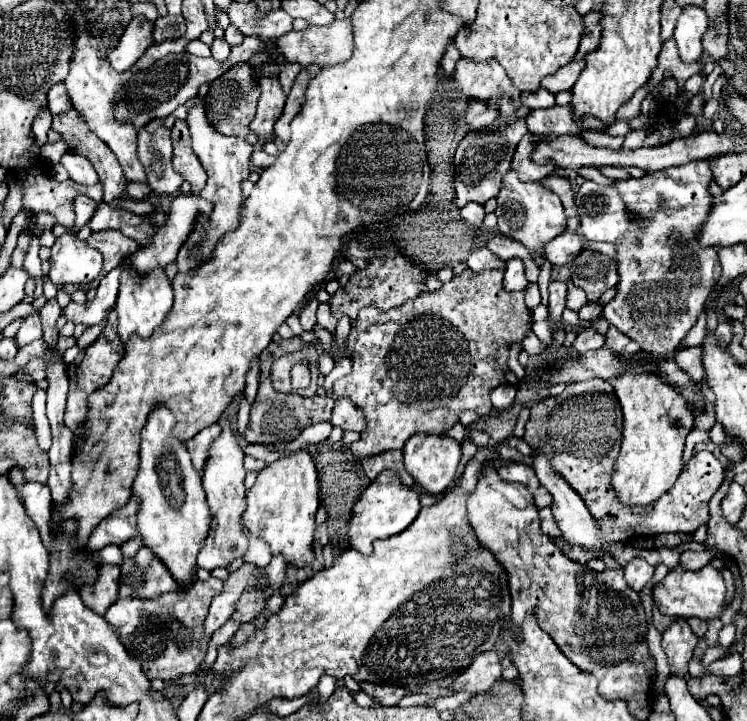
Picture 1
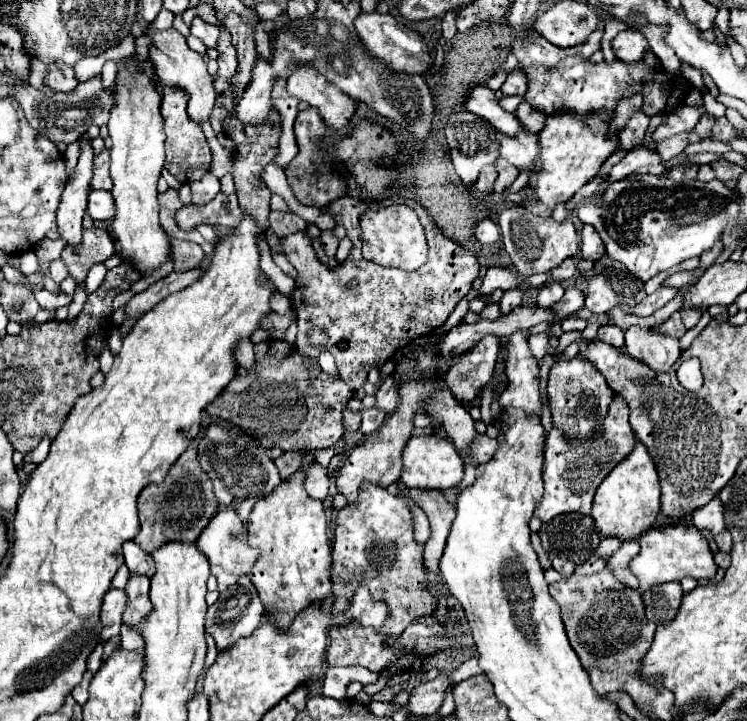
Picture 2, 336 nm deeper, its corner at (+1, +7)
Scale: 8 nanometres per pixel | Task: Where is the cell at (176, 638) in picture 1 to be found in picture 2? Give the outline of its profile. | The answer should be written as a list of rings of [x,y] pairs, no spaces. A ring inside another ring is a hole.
[[[131,573],[129,581],[125,585],[125,593],[127,593],[127,607],[125,607],[125,613],[123,613],[123,623],[139,627],[141,619],[145,619],[147,613],[151,611],[149,577]]]

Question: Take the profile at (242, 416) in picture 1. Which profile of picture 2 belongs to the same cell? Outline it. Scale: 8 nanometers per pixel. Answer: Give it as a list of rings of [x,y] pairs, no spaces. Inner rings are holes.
[[[239,341],[239,345],[235,347],[235,359],[243,369],[249,369],[255,361],[255,353],[253,353],[253,343],[251,341]]]

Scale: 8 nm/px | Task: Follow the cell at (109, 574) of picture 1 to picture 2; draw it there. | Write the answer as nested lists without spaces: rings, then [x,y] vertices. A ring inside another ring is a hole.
[[[109,589],[103,597],[103,605],[101,605],[101,623],[103,623],[103,631],[101,631],[101,639],[109,641],[111,637],[119,635],[119,627],[121,627],[121,615],[125,609],[125,593],[121,589]]]

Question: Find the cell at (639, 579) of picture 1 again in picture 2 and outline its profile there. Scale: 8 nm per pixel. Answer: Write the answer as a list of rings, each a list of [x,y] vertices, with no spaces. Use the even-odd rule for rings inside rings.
[[[629,541],[623,543],[609,559],[607,559],[607,567],[609,571],[615,575],[617,581],[621,581],[625,587],[631,589],[639,589],[639,581],[633,577],[633,573],[629,571],[629,561],[640,551],[640,545],[637,541]]]

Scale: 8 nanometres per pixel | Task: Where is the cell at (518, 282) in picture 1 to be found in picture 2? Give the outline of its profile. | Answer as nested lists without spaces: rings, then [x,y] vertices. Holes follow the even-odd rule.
[[[509,289],[509,291],[505,291],[505,295],[503,295],[501,301],[499,301],[501,313],[503,313],[503,315],[511,313],[515,307],[521,305],[521,299],[523,299],[523,291],[519,291],[519,289]]]

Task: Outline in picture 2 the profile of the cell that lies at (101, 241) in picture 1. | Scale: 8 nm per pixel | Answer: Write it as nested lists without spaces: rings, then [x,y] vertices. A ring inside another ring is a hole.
[[[99,227],[83,229],[83,239],[79,248],[67,246],[61,253],[65,265],[69,267],[69,273],[77,281],[83,281],[87,277],[87,271],[91,269],[91,265],[103,263],[111,255],[115,255],[113,237],[101,231]]]

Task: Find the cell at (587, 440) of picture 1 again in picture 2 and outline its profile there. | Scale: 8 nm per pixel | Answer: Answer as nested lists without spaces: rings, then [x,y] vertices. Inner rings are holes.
[[[555,351],[555,363],[549,373],[549,401],[551,401],[551,411],[553,411],[553,425],[557,425],[565,435],[569,437],[579,437],[579,435],[589,435],[595,431],[609,409],[609,403],[613,399],[613,391],[607,385],[605,377],[589,363],[585,357],[577,355],[573,359],[563,359],[563,351]]]

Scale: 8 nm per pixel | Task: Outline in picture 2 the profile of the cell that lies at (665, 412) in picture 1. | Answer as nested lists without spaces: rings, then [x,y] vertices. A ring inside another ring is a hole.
[[[637,443],[633,453],[621,461],[597,487],[591,517],[595,521],[597,531],[601,537],[617,537],[621,541],[633,541],[643,531],[651,529],[657,515],[659,515],[659,477],[655,465],[647,453],[647,449]]]

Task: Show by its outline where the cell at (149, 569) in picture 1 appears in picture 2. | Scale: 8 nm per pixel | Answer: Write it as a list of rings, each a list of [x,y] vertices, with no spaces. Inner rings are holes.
[[[127,541],[123,545],[123,555],[125,555],[125,565],[129,567],[131,573],[139,573],[139,575],[153,577],[155,567],[153,567],[151,555],[145,553],[141,547],[137,547],[133,541]]]

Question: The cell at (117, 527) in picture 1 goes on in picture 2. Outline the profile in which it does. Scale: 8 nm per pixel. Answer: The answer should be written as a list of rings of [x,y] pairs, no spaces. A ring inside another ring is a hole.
[[[203,431],[195,439],[191,439],[185,453],[171,465],[167,477],[175,477],[173,493],[165,491],[161,497],[141,495],[141,499],[139,499],[141,531],[133,541],[147,553],[153,553],[155,549],[159,549],[161,545],[171,543],[171,541],[183,541],[183,543],[197,541],[197,537],[201,535],[201,531],[205,529],[209,519],[221,507],[215,493],[213,493],[213,483],[211,483],[209,475],[205,475],[205,471],[201,469],[199,459],[197,459],[197,445],[199,445],[201,437],[203,437]],[[157,499],[159,499],[159,503],[157,503]]]

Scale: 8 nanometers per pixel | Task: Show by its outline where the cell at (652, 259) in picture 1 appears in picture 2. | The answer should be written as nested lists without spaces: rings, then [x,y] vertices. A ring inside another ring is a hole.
[[[629,327],[625,331],[625,345],[629,357],[645,363],[655,373],[669,373],[681,355],[677,339],[641,327]]]

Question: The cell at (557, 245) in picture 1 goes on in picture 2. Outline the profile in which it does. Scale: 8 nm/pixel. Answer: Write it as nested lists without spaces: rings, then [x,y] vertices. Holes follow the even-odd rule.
[[[585,225],[581,231],[581,257],[589,261],[597,261],[603,255],[605,255],[605,245],[599,233],[591,225]]]

